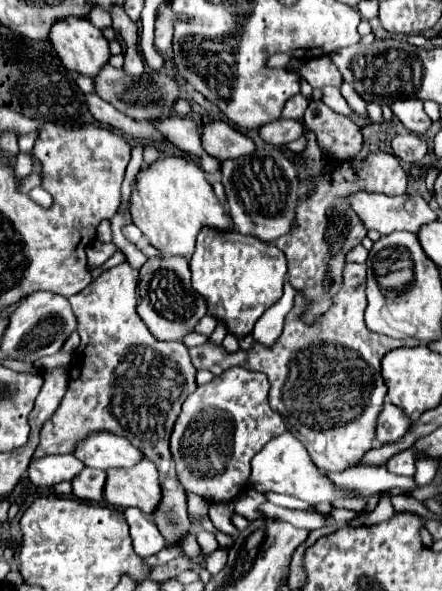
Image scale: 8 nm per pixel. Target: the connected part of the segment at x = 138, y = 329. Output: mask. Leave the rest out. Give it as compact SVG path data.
M127 261L111 267L109 271L101 273L99 279L95 279L89 287L85 287L81 293L69 297L69 303L77 315L79 327L77 333L81 335L81 345L75 349L71 365L69 365L69 385L67 391L55 409L55 413L47 419L47 423L41 429L41 441L33 453L33 461L47 457L47 455L63 455L73 453L79 441L85 441L91 431L109 431L115 435L125 435L139 451L145 453L149 461L155 463L159 469L163 499L153 515L153 521L163 531L167 539L167 547L179 547L179 539L191 529L191 521L187 515L187 499L185 491L175 475L173 457L169 451L169 437L175 425L175 419L181 411L181 403L197 389L195 385L195 367L189 359L189 349L181 341L157 341L141 317L135 311L137 305L137 277L139 271L133 269Z

